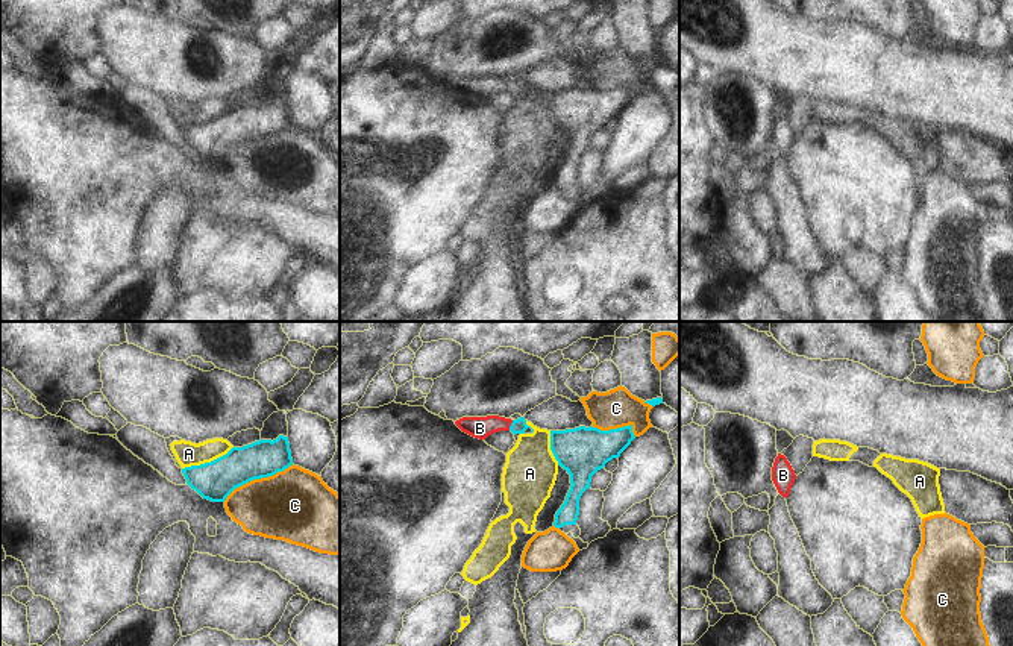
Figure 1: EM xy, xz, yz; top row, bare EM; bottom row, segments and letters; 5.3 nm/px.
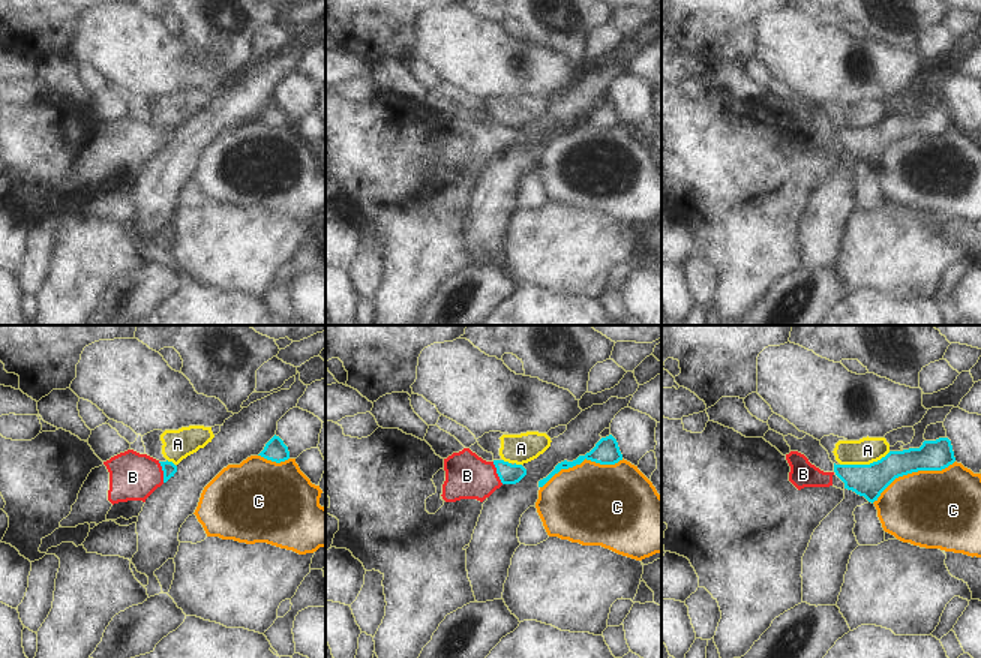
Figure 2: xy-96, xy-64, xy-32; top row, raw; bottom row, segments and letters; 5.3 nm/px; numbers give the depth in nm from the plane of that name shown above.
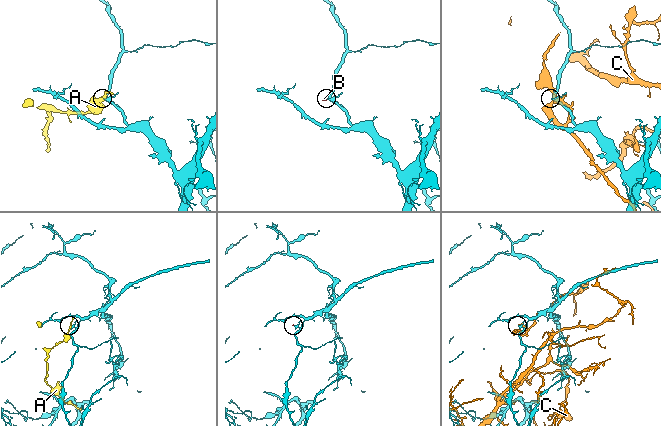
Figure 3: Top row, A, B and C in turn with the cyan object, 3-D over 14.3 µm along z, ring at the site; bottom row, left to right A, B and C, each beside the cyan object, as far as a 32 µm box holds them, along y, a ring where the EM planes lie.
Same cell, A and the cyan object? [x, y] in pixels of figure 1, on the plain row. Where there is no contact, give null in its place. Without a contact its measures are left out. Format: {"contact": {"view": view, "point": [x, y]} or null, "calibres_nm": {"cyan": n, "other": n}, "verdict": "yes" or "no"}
{"contact": {"view": "xy", "point": [206, 123]}, "calibres_nm": {"cyan": 200, "other": 130}, "verdict": "no"}

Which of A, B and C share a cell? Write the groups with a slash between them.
A / B / C

